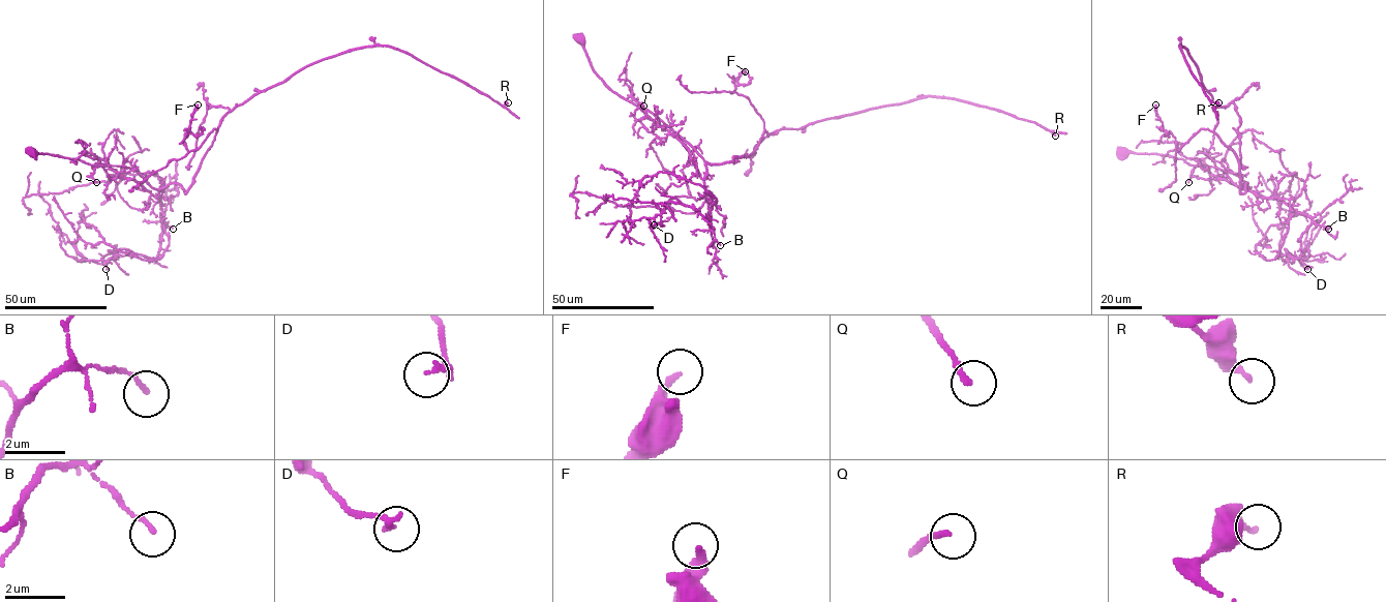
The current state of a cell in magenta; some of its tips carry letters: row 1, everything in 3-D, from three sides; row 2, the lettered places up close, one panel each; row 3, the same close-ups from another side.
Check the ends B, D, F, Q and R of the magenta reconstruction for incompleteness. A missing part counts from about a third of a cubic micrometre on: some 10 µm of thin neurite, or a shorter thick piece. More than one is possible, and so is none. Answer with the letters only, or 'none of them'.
Q

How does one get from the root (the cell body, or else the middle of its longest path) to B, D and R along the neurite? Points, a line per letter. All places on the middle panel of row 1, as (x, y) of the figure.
B: (579, 38), (594, 71), (607, 86), (657, 116), (703, 159), (710, 228), (720, 245)
D: (579, 38), (607, 86), (657, 116), (704, 162), (710, 228), (709, 217), (673, 202), (654, 224)
R: (579, 38), (607, 86), (710, 163), (748, 156), (764, 130), (928, 96), (1000, 110), (1055, 136)

